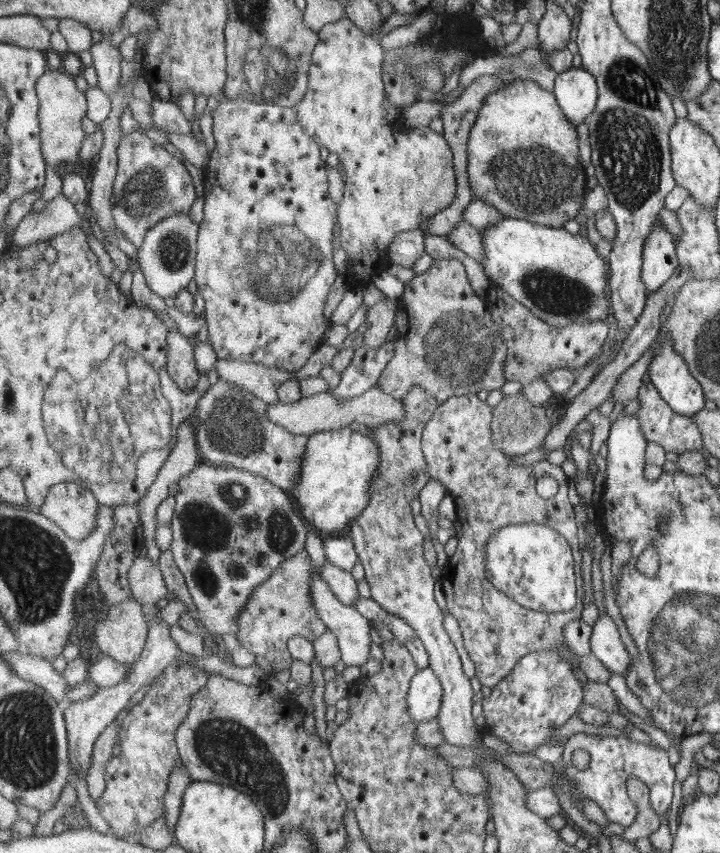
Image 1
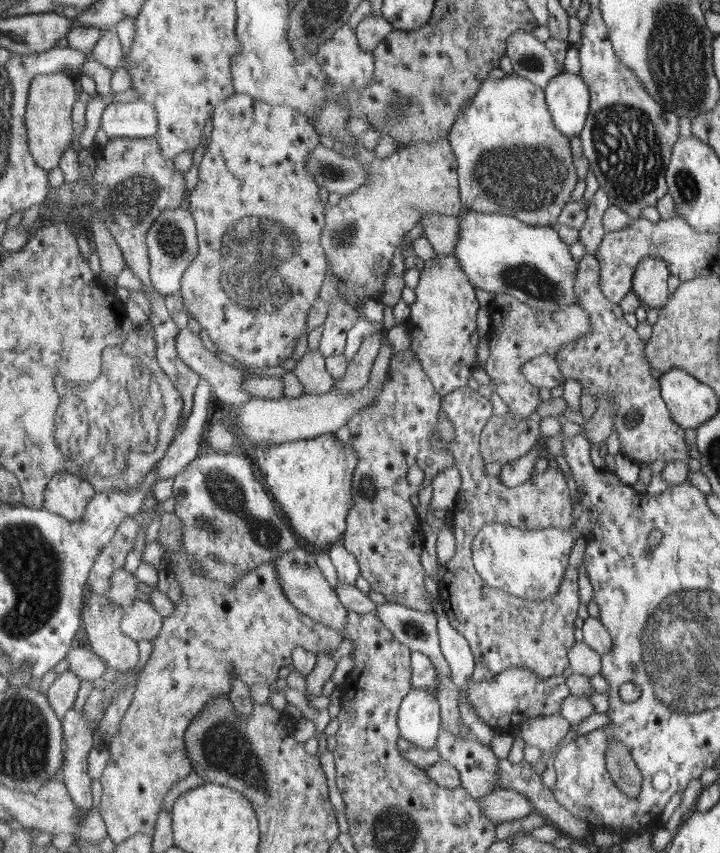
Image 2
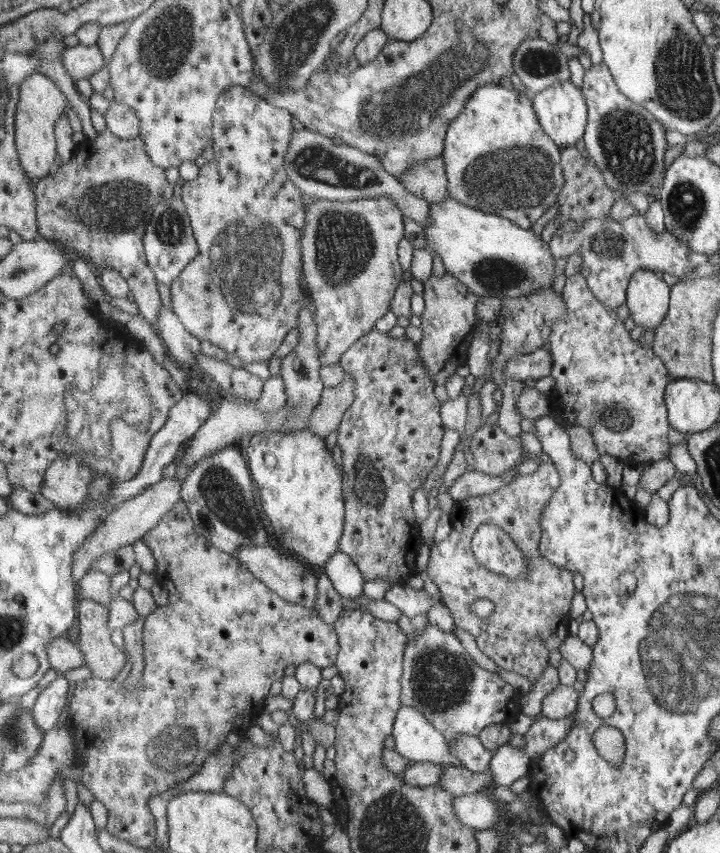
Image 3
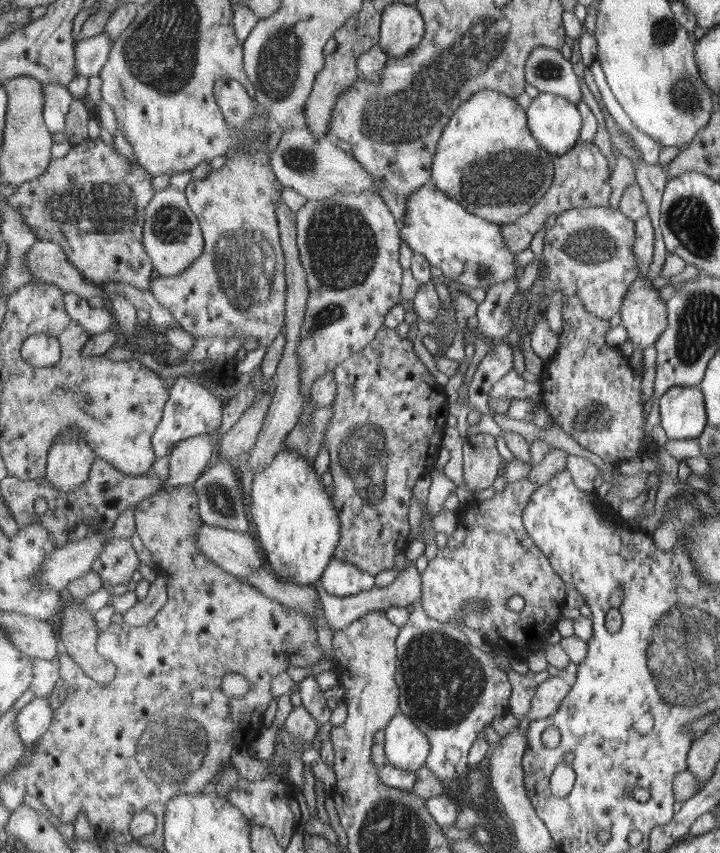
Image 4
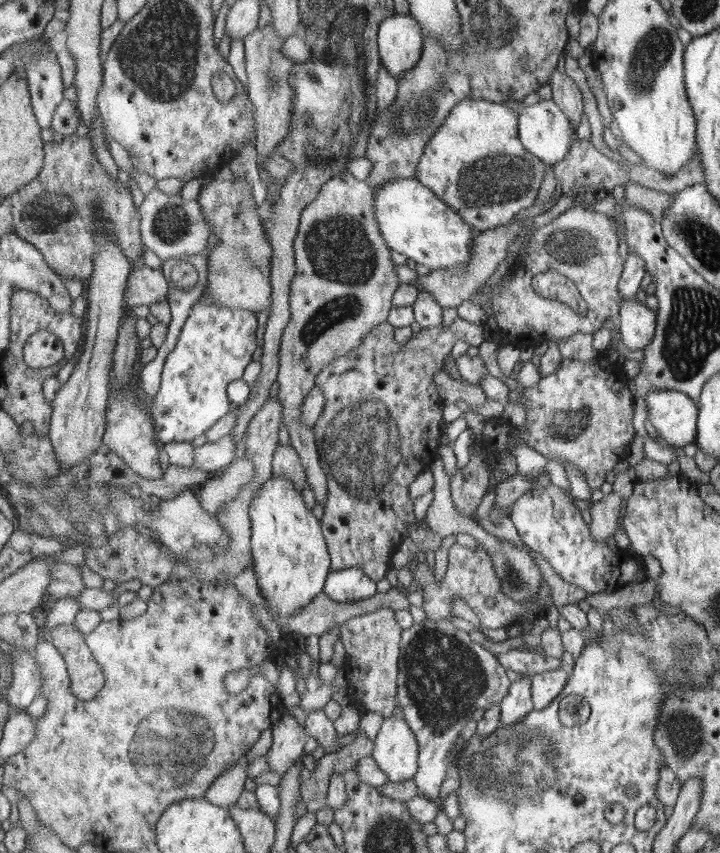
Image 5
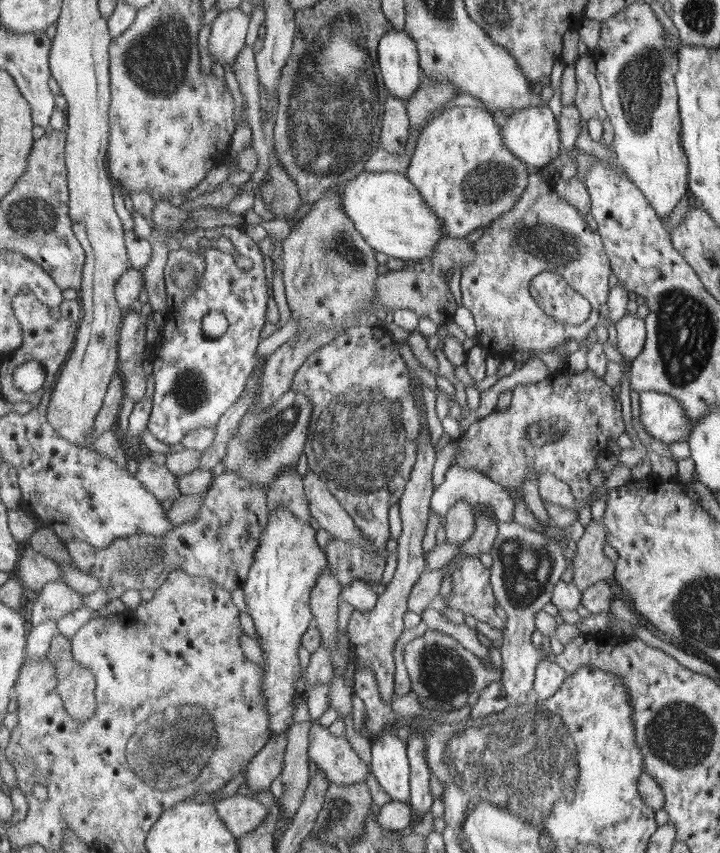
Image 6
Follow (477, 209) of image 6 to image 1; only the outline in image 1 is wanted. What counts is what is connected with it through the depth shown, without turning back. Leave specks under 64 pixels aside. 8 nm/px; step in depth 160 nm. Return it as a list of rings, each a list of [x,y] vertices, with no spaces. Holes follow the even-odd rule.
[[[517,79],[506,87],[491,92],[484,100],[482,100],[479,113],[473,122],[467,142],[467,172],[469,176],[469,184],[472,188],[474,200],[484,201],[486,204],[498,209],[504,218],[524,219],[540,223],[547,226],[556,226],[563,228],[567,220],[572,220],[575,216],[580,216],[584,212],[584,201],[588,196],[588,166],[582,166],[582,156],[580,156],[580,140],[576,133],[576,126],[571,123],[568,116],[561,109],[559,101],[555,93],[542,89],[536,81],[528,79]]]

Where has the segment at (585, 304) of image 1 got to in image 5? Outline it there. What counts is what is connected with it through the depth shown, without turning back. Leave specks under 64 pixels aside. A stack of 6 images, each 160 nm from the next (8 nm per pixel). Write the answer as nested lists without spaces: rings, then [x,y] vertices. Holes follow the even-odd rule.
[[[393,178],[373,191],[375,217],[389,247],[410,260],[437,269],[456,269],[468,265],[473,238],[478,229],[472,228],[460,212],[436,196],[416,178]]]

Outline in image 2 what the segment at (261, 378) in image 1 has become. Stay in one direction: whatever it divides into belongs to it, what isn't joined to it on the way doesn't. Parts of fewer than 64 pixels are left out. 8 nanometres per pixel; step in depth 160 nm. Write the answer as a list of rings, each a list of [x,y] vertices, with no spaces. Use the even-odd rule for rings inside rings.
[[[186,328],[176,337],[179,356],[199,376],[212,385],[212,391],[225,407],[244,405],[253,398],[244,392],[247,372],[242,365],[230,365],[208,351],[198,334]]]

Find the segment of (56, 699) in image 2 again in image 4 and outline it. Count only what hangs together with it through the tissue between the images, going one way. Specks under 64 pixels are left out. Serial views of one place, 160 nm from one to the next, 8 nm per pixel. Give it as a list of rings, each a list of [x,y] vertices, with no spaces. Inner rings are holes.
[[[50,695],[34,697],[16,715],[18,736],[26,748],[30,748],[49,730],[53,717]]]

